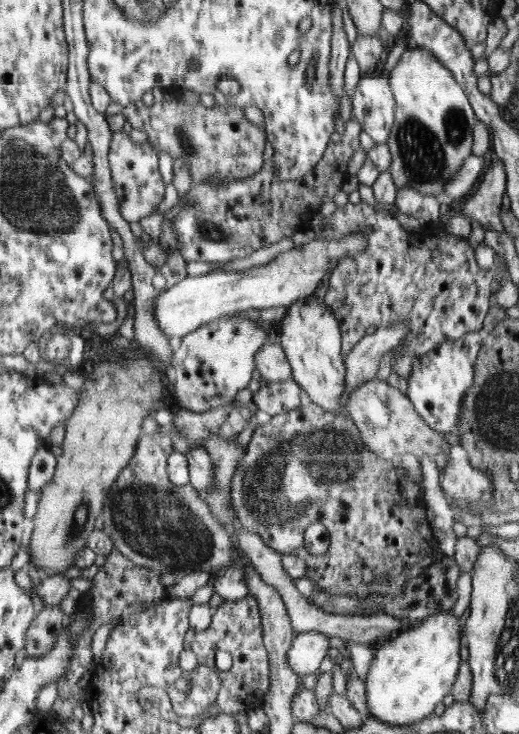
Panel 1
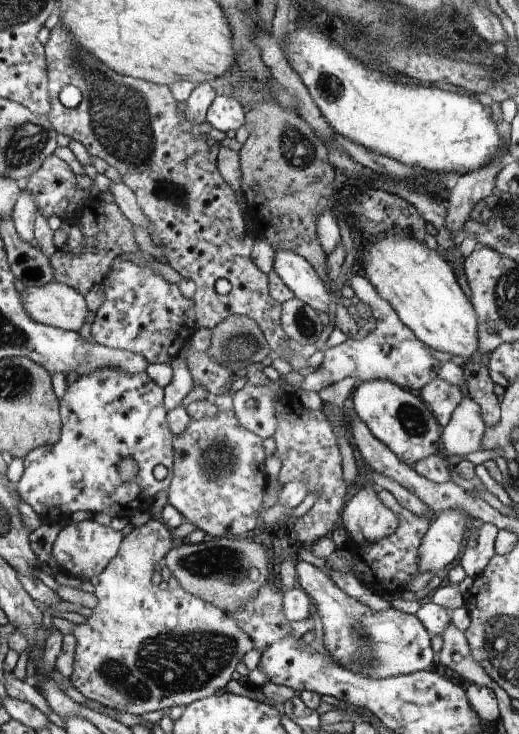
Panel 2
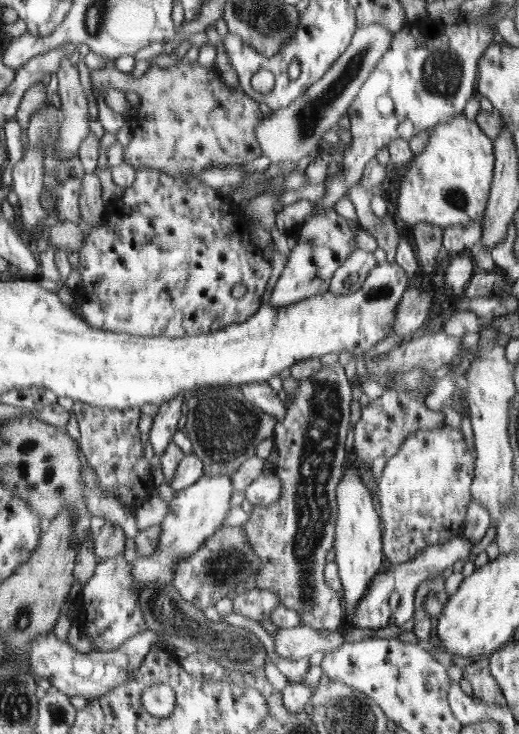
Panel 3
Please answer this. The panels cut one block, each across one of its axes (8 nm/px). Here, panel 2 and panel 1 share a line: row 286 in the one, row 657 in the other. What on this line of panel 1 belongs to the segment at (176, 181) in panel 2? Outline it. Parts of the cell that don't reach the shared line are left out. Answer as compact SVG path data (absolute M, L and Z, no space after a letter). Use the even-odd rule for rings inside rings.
M251 591L243 599L225 600L221 603L212 615L210 626L194 632L193 636L191 648L196 655L197 664L210 667L219 673L222 680L219 695L209 706L208 713L234 715L262 707L271 687L271 668L268 668L267 648L264 648L263 643L262 613ZM220 650L232 656L229 670L221 671L214 664L214 655Z

